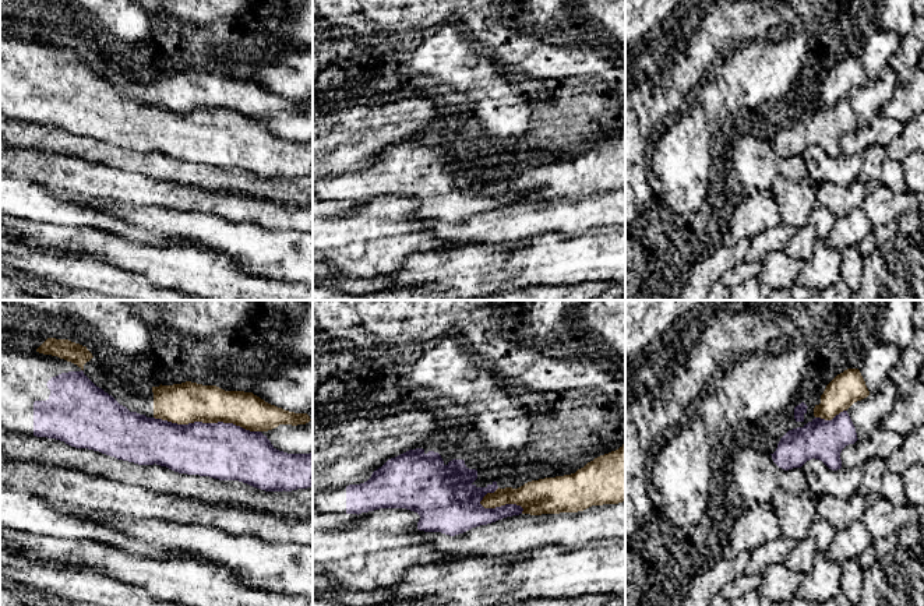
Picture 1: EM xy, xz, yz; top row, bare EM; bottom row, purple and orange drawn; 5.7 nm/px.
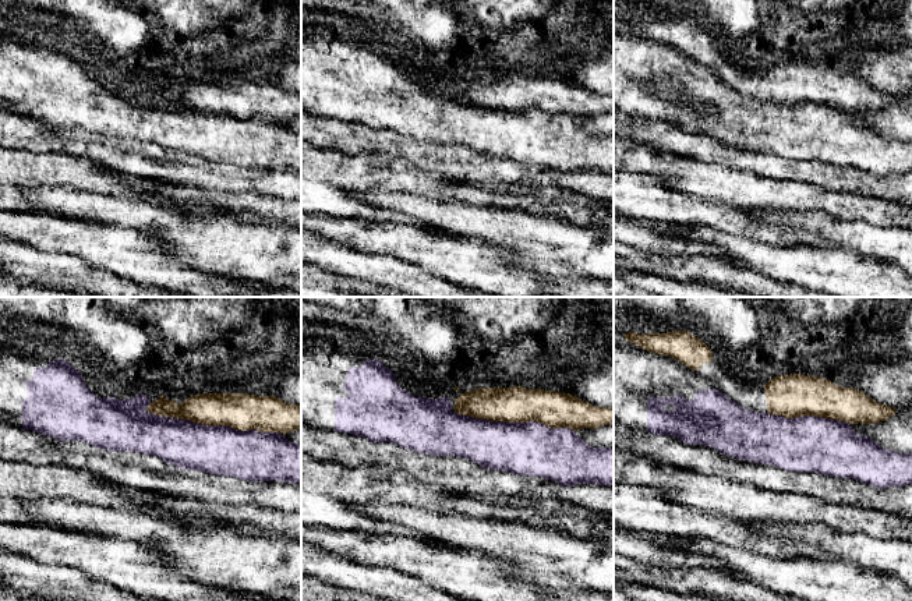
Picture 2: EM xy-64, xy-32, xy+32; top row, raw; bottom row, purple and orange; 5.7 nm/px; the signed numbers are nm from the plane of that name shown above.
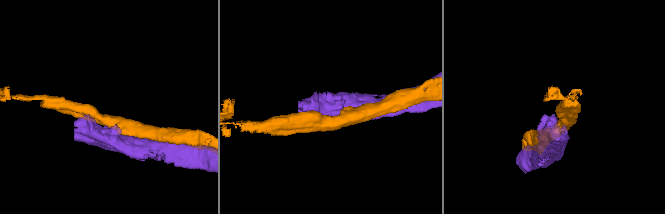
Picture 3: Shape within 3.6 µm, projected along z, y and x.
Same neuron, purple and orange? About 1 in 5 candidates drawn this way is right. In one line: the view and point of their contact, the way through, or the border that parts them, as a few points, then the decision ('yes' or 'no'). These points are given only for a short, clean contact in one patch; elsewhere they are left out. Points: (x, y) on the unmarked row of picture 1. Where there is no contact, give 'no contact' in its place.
contact xy (207, 111); no

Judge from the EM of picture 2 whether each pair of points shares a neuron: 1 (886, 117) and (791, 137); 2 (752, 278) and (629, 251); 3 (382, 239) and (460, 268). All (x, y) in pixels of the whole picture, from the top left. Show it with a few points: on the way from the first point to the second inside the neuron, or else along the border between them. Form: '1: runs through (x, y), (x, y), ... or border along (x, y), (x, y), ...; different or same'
1: border along (848, 112), (858, 122), (868, 123), (891, 138); different
2: runs through (721, 274), (699, 268), (660, 265); same
3: runs through (402, 240), (441, 254); same

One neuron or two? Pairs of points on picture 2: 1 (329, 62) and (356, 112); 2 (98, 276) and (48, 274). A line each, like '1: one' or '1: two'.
1: one
2: one

